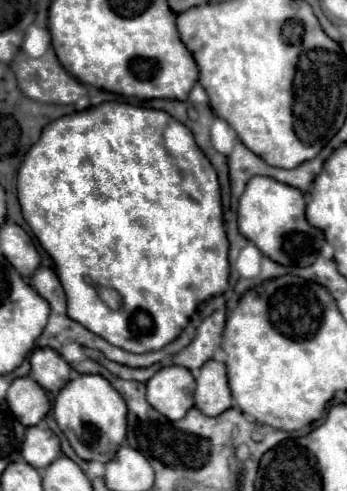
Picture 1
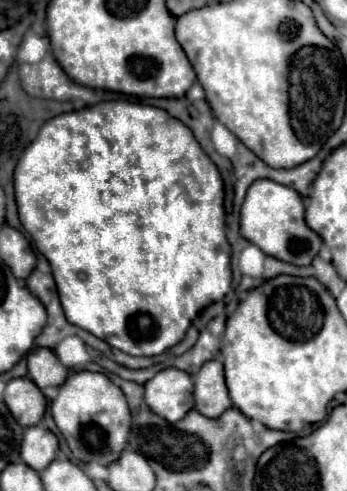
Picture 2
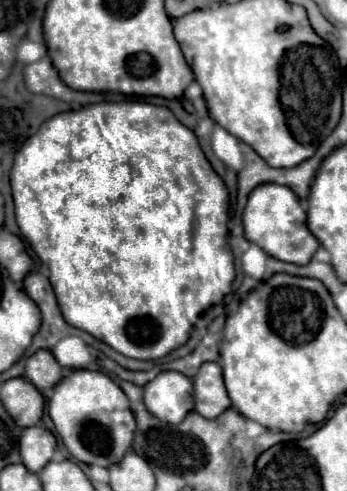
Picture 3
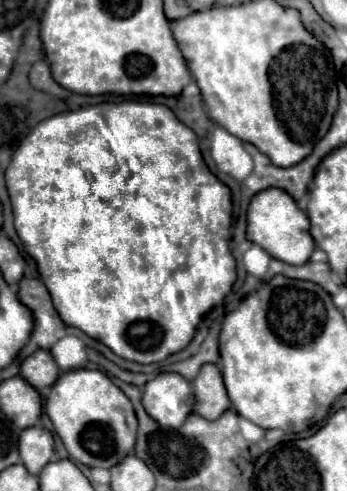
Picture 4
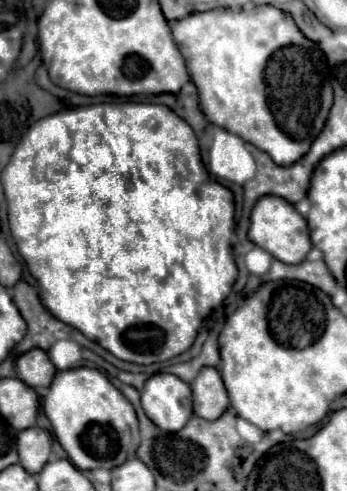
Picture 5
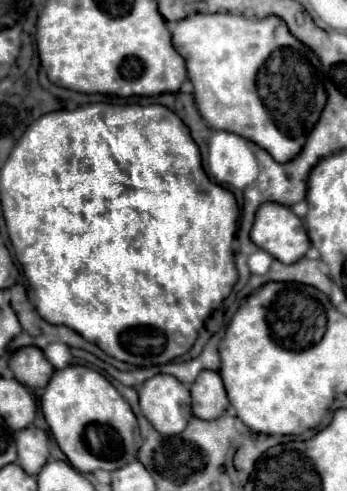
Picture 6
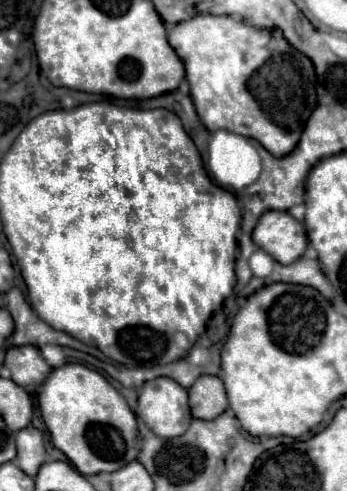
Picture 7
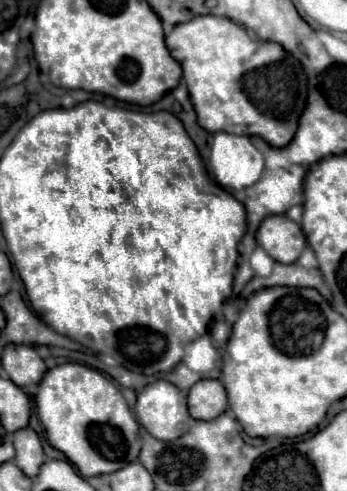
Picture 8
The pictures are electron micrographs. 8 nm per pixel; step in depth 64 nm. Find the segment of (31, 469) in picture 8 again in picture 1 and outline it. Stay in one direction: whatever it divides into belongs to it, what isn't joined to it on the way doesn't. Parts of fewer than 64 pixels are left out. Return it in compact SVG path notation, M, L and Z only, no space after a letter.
M30 426L22 444L22 458L34 468L46 468L60 456L60 438L42 426Z

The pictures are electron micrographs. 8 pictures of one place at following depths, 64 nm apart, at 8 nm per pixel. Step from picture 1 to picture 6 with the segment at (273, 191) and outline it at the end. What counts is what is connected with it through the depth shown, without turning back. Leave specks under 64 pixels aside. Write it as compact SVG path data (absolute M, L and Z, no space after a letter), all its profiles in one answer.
M276 202L262 204L256 210L250 240L282 264L298 262L310 248L304 222L288 206Z

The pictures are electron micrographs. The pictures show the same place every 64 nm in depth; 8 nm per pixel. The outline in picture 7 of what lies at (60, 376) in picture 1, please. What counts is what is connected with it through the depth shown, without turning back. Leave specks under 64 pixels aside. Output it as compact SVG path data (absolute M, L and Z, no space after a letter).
M36 346L8 348L4 366L12 372L12 380L16 380L20 386L40 386L52 372Z

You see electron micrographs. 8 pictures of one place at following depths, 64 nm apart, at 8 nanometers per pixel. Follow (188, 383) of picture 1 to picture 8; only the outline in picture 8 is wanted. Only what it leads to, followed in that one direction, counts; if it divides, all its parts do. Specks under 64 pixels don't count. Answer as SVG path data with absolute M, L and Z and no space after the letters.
M156 380L138 394L134 408L138 422L158 440L178 440L188 432L186 396L168 380Z

